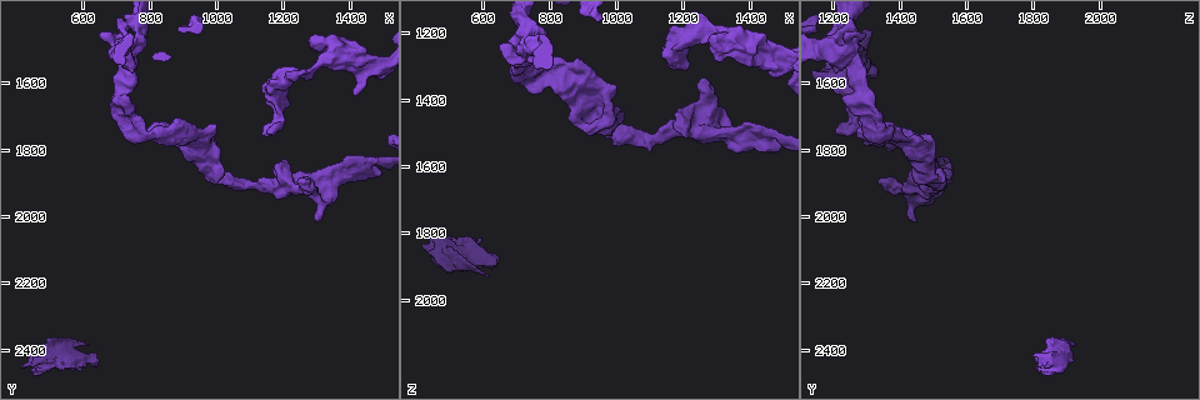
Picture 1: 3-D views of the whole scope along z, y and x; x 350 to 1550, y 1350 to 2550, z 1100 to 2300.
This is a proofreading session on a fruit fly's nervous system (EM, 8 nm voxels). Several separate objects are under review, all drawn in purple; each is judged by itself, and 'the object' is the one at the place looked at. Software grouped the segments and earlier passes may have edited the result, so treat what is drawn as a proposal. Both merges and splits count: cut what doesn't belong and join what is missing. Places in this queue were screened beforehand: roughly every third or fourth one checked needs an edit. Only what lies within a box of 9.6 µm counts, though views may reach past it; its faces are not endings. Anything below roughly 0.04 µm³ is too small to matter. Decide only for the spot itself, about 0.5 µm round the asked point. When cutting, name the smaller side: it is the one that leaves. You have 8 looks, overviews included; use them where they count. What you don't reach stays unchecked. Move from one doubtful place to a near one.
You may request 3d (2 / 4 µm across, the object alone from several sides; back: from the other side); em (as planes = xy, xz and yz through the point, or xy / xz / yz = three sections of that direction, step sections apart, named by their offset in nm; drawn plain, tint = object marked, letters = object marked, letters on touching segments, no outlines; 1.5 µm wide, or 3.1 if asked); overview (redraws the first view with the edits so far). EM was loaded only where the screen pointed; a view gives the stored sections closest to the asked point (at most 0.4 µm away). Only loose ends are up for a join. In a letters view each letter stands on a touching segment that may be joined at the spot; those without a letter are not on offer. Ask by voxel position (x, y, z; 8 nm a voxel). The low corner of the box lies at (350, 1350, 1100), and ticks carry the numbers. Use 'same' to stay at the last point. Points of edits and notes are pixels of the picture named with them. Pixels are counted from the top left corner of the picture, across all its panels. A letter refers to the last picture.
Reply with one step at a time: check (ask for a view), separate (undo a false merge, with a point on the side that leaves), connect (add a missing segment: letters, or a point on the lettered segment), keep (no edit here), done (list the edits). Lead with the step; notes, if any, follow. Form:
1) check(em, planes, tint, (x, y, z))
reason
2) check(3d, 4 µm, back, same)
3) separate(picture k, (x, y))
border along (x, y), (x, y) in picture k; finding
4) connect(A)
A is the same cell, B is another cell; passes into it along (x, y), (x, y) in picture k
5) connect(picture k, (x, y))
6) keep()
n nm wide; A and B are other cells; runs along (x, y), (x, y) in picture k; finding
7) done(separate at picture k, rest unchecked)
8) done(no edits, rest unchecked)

check(3d, 4 µm, back, (1320, 1970, 1450))
touches itself

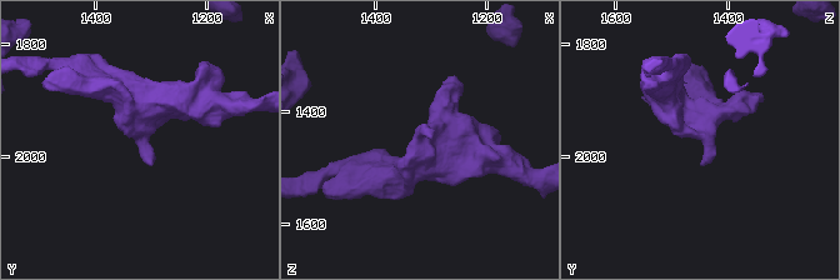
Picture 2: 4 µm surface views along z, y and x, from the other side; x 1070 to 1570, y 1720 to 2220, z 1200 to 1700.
check(em, planes, tint, (1325, 1960, 1450))

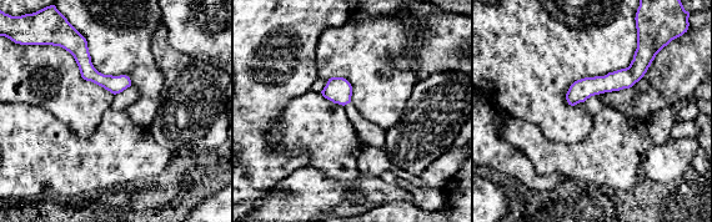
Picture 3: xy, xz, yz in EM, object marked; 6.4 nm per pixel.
check(em, planes, letters, same)

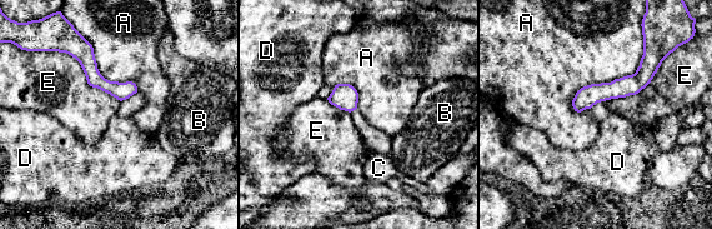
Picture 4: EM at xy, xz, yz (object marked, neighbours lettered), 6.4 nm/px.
keep()
A touches over 750 nm; A, B, C, D and E are other cells; border along (643, 15), (575, 111) in picture 4; continuous, no second neuron

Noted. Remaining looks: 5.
check(em, planes, letters, (1300, 1500, 1290))

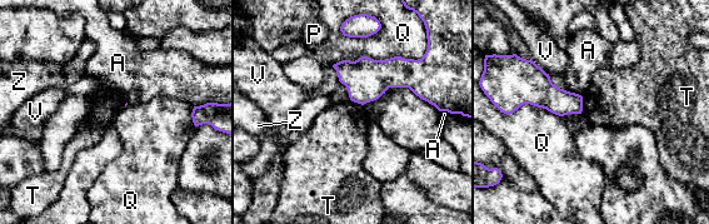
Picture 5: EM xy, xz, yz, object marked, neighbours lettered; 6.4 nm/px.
keep()
A, P, Q, T, V and Z are other cells; border along (580, 95), (582, 113) in picture 5; no lettered segment goes on from it

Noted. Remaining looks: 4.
check(3d, 4 µm, (740, 1510, 1230))

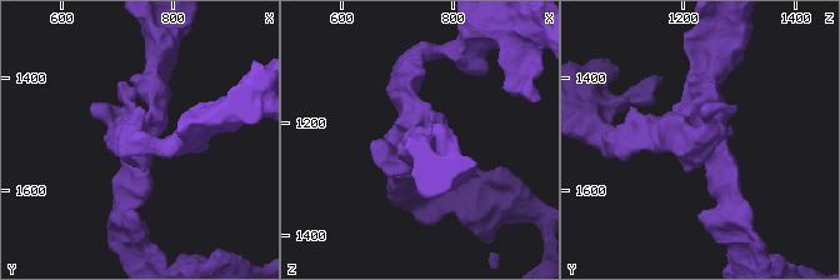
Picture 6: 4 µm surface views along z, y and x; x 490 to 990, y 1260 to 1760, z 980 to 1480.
check(em, yz, step 8, plain, same)
need the tissue

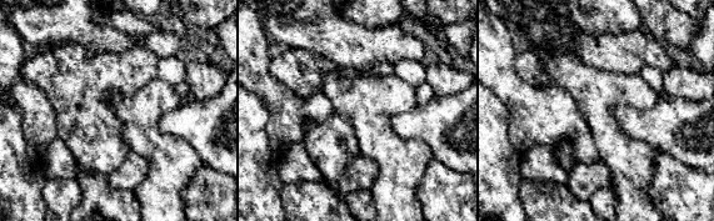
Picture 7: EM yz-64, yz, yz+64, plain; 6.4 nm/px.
check(em, yz, step 8, letters, same)

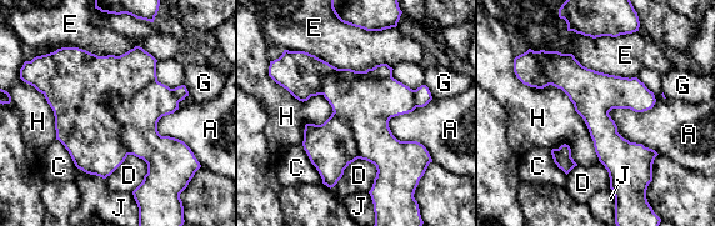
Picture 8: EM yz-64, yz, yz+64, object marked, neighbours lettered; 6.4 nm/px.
keep()
A, C, D, E, G, H and J are other cells; border along (519, 79), (568, 96), (600, 161) in picture 8; continuous, no second neuron

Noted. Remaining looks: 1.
done(no edits, rest unchecked)

